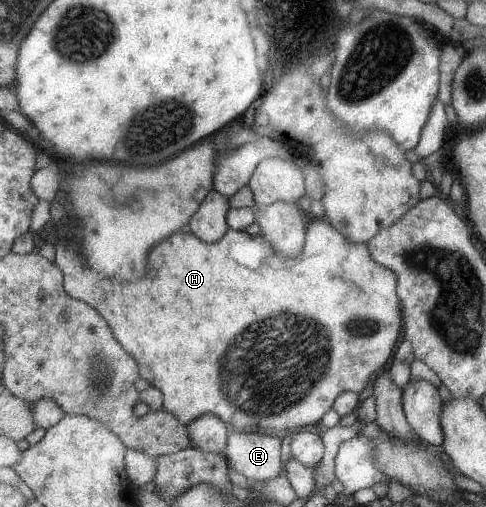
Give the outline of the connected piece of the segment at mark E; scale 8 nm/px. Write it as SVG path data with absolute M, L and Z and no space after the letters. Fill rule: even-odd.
M232 429L223 454L228 458L230 466L244 475L249 483L263 484L278 477L283 470L281 438L277 436Z

